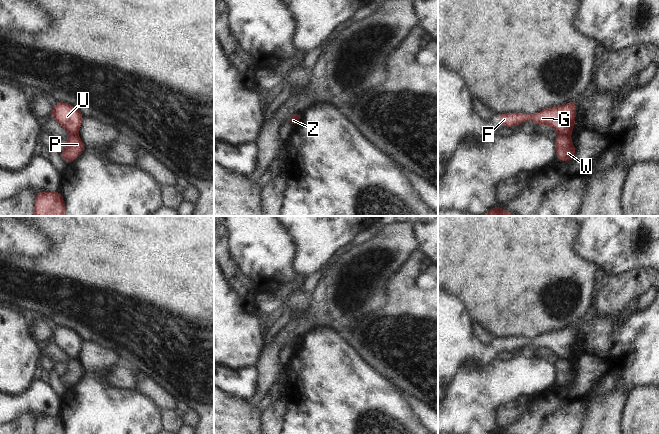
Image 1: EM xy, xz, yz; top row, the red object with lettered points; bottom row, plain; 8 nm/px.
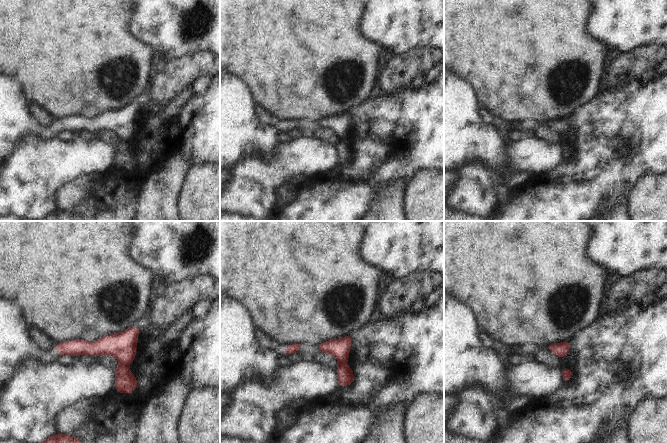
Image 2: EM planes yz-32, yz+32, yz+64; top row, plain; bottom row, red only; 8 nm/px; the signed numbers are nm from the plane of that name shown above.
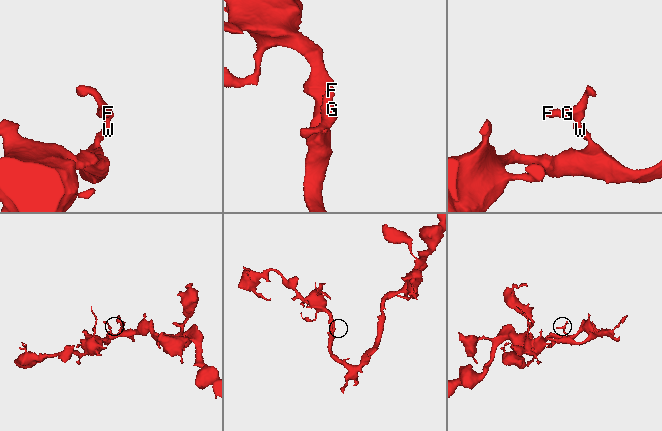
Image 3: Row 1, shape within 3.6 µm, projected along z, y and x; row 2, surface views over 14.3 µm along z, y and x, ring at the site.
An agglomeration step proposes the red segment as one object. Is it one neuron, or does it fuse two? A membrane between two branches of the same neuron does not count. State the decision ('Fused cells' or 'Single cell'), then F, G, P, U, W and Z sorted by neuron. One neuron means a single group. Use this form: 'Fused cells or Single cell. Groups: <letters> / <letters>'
Fused cells. Groups: F G U Z / P W.

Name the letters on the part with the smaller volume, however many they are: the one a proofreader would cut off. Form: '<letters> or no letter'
F, G, U, Z

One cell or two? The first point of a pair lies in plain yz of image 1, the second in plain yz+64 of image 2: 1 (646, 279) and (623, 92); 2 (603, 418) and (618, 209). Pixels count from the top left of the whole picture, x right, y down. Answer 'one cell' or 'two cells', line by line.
1: two cells
2: one cell

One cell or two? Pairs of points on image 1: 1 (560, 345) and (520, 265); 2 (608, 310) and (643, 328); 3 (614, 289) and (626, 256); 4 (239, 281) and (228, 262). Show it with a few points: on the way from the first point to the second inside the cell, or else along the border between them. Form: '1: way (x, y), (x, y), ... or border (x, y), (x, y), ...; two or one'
1: border (576, 324), (550, 330), (531, 339); two
2: border (621, 311), (613, 316), (597, 316); two
3: border (641, 267), (611, 276); two
4: way (234, 276), (229, 267); one

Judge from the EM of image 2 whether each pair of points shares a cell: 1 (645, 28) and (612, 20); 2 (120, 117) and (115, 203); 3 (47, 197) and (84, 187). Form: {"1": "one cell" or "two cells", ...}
{"1": "one cell", "2": "two cells", "3": "two cells"}

